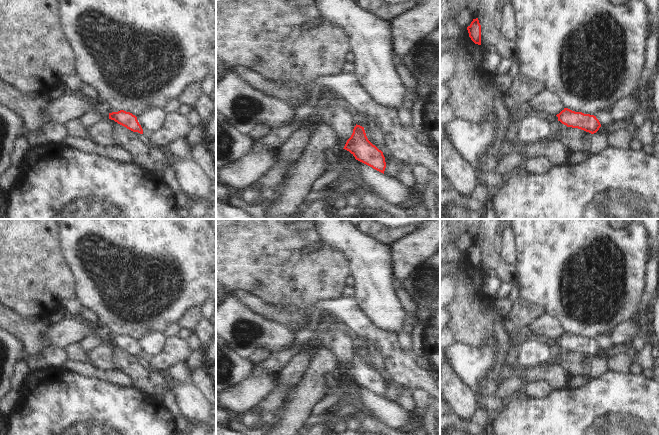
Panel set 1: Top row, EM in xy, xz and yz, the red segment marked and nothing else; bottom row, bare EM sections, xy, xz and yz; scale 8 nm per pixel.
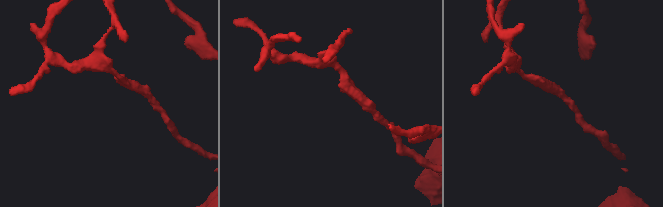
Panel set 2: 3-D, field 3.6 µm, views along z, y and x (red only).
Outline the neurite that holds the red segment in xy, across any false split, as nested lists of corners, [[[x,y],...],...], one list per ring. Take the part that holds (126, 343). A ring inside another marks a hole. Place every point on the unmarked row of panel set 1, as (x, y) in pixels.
[[[120,334],[118,336],[109,337],[109,343],[114,344],[118,348],[126,351],[127,353],[143,358],[143,353],[139,348],[137,341],[130,336]]]

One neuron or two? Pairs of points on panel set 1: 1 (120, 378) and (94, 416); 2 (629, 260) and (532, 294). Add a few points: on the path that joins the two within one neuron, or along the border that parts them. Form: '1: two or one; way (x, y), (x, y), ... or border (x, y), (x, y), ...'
1: two; border (93, 377), (123, 387), (132, 387)
2: one; way (608, 234), (594, 237), (557, 268)

